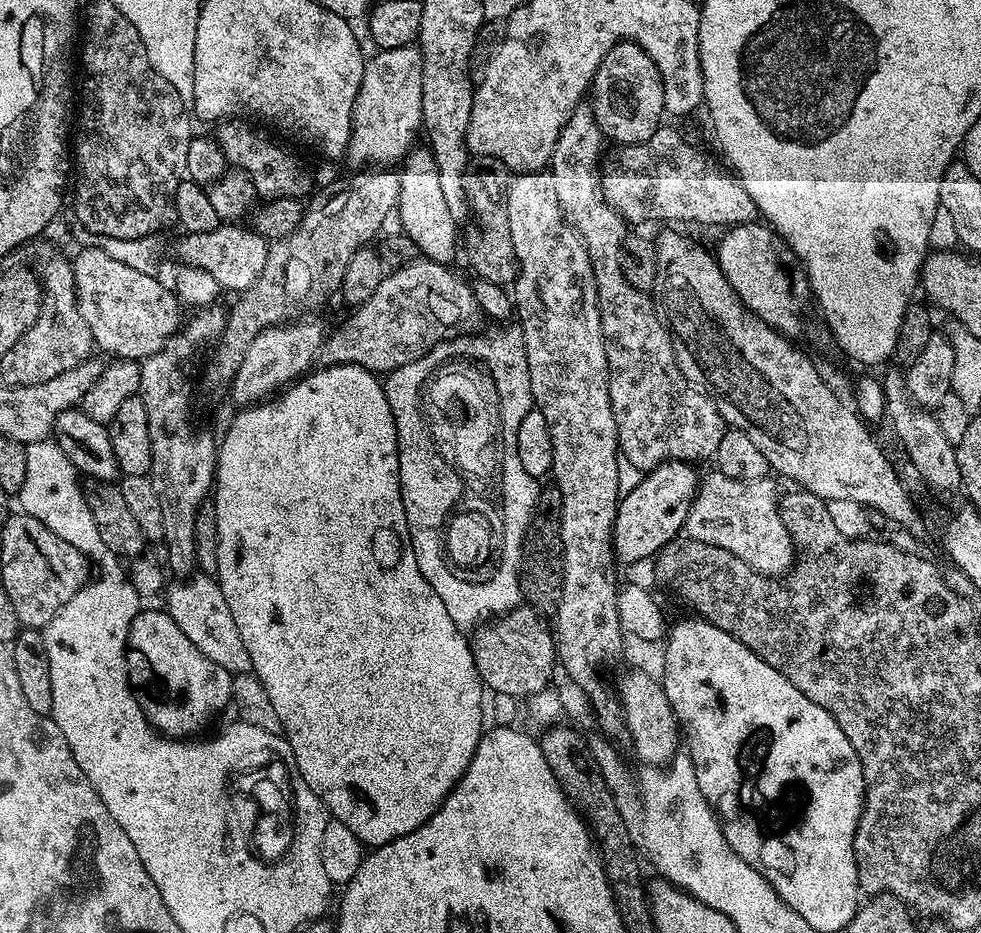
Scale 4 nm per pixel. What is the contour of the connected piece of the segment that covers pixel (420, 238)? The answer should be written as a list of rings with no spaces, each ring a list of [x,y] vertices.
[[[424,146],[415,147],[405,156],[401,163],[399,182],[399,202],[397,212],[400,216],[401,231],[416,244],[419,253],[439,264],[453,265],[456,256],[455,224],[447,209],[442,186],[439,185],[437,164],[431,151]]]

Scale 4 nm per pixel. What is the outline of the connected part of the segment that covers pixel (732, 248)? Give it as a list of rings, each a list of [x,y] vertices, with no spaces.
[[[753,222],[738,224],[727,229],[728,232],[720,240],[720,245],[714,248],[716,261],[720,263],[722,274],[730,282],[732,289],[750,311],[762,322],[770,325],[781,336],[796,338],[800,332],[800,308],[810,304],[812,287],[808,285],[808,274],[804,265],[794,254],[794,250],[785,240],[781,240],[767,223]]]

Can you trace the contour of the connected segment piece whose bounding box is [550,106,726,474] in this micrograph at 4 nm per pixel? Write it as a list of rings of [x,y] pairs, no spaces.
[[[577,106],[572,116],[562,126],[558,134],[558,142],[554,142],[550,171],[564,217],[576,229],[590,254],[590,266],[594,270],[594,282],[600,307],[600,325],[608,359],[608,393],[620,451],[627,463],[629,460],[634,467],[641,468],[639,471],[644,474],[651,472],[659,464],[665,464],[671,460],[711,461],[718,450],[718,442],[722,442],[722,434],[726,431],[724,415],[716,409],[716,401],[708,393],[701,392],[682,374],[672,349],[672,340],[664,329],[664,321],[656,312],[651,295],[630,286],[630,282],[626,282],[622,274],[620,249],[624,246],[626,221],[604,201],[604,192],[600,189],[602,175],[600,155],[604,152],[604,144],[606,145],[606,137],[602,134],[591,107]]]

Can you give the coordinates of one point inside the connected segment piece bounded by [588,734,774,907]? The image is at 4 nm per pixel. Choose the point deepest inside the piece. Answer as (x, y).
(671, 824)

